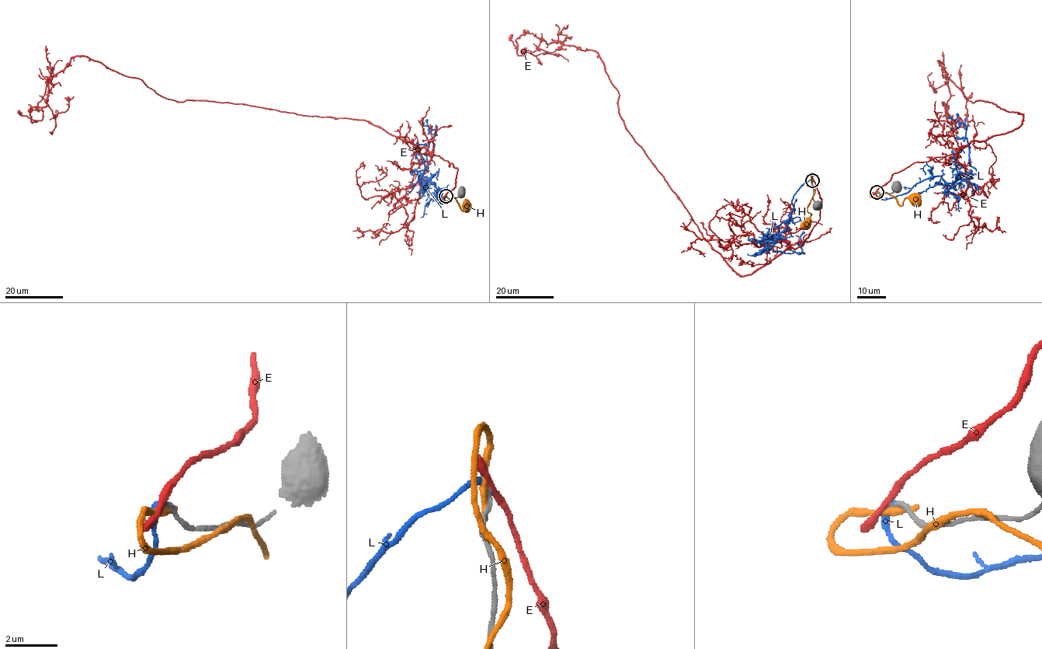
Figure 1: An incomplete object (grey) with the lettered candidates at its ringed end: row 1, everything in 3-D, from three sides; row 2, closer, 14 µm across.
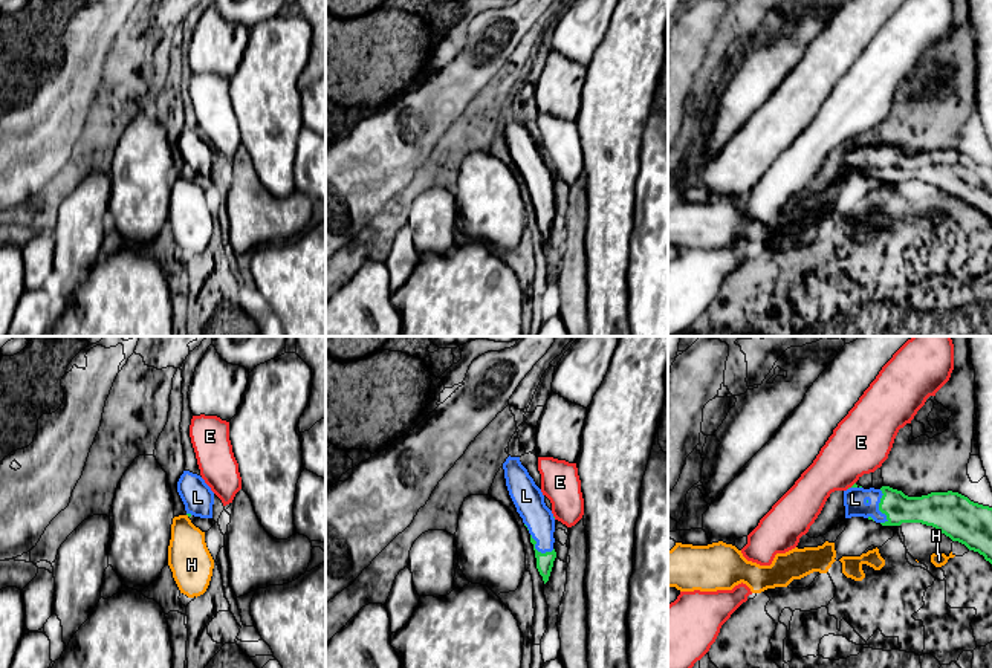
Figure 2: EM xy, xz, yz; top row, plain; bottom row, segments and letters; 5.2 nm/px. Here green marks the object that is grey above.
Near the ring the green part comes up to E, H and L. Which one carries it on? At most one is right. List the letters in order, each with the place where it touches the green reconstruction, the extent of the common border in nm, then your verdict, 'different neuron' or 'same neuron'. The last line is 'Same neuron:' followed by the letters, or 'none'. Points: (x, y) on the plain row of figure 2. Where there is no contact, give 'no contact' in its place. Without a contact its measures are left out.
E: yz (852, 144) | 60 nm | different neuron
H: no contact | different neuron
L: yz (879, 164) | 190 nm | same neuron
Same neuron: L

